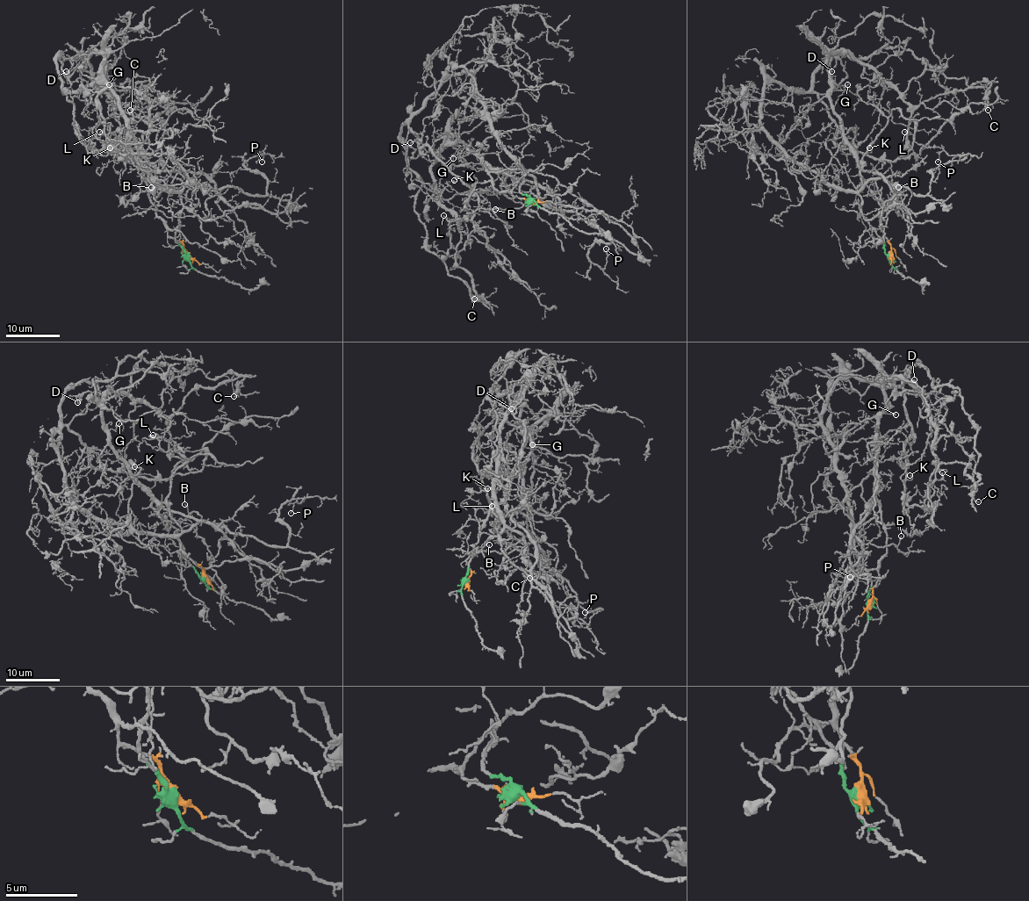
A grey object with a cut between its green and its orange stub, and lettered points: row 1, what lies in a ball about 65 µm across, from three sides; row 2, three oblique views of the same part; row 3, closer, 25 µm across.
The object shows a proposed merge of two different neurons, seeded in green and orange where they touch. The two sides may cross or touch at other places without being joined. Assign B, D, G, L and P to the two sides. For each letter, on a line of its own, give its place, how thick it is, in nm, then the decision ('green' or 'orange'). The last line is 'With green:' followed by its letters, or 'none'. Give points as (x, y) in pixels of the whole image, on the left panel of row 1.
B: place (151, 187); calibre 130 nm; green
D: place (66, 71); calibre 130 nm; orange
G: place (109, 84); calibre 120 nm; orange
L: place (99, 132); calibre 150 nm; orange
P: place (262, 162); calibre 80 nm; green
With green: B, P

